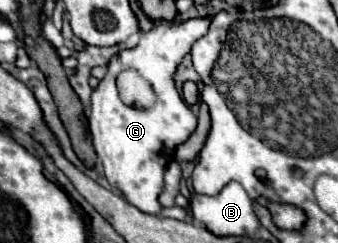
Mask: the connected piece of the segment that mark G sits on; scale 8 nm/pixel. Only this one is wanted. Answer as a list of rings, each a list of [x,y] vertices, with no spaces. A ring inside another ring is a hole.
[[[193,18],[181,24],[175,22],[155,22],[155,28],[141,36],[139,44],[129,50],[121,50],[111,62],[105,78],[93,90],[91,96],[91,118],[89,132],[93,138],[93,148],[103,162],[105,178],[113,188],[117,188],[129,204],[137,206],[141,212],[159,214],[159,194],[163,190],[163,172],[175,156],[175,148],[183,144],[195,130],[197,118],[191,108],[183,102],[175,90],[173,72],[179,62],[189,54],[195,40],[207,34],[211,18]],[[119,70],[139,70],[151,88],[155,90],[155,106],[151,110],[135,110],[135,106],[123,106],[119,102],[119,92],[115,90],[115,78]]]

